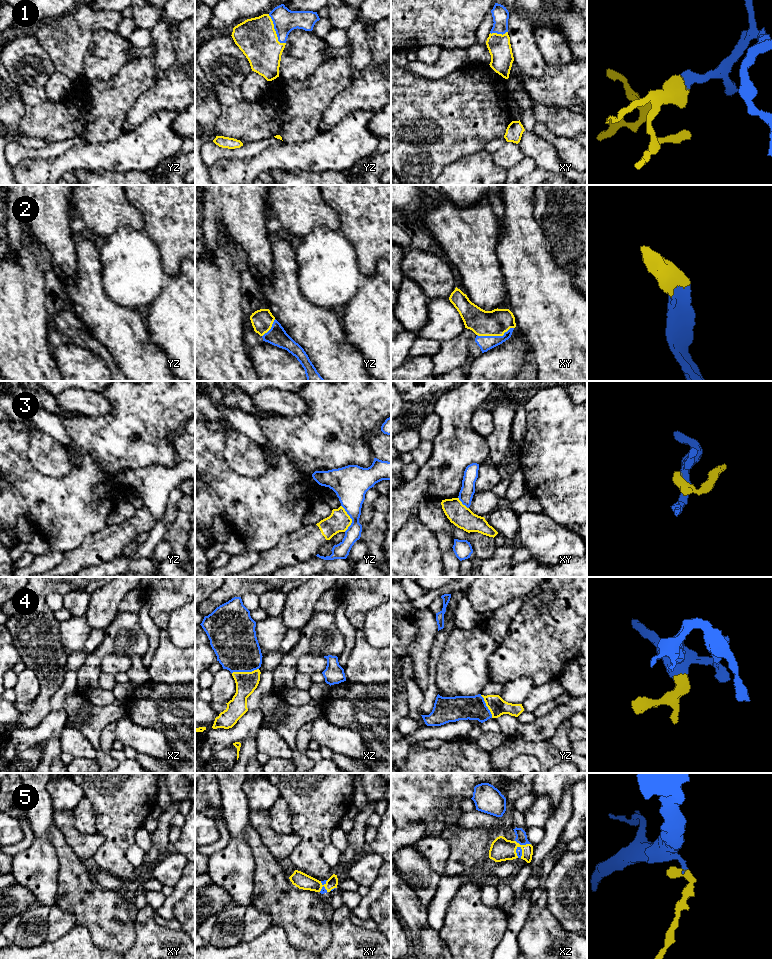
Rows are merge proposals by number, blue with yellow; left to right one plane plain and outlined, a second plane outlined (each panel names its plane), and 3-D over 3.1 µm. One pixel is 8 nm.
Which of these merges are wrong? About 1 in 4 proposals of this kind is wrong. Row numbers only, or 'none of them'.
3

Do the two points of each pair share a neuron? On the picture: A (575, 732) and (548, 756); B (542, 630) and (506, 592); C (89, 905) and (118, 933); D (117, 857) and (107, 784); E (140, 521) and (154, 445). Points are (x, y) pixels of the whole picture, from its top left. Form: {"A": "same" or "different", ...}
{"A": "different", "B": "different", "C": "same", "D": "same", "E": "different"}

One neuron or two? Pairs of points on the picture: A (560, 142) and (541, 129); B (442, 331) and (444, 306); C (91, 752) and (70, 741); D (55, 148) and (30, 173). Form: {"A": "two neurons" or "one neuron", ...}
{"A": "one neuron", "B": "one neuron", "C": "one neuron", "D": "two neurons"}

